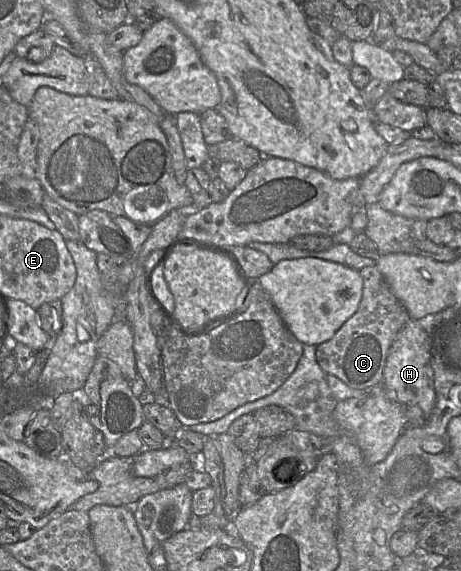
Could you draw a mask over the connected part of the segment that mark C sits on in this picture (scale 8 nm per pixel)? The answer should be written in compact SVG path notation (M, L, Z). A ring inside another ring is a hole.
M376 265L359 270L363 293L358 310L328 341L316 346L316 359L325 374L334 375L353 389L369 391L383 383L388 352L397 334L411 319Z

